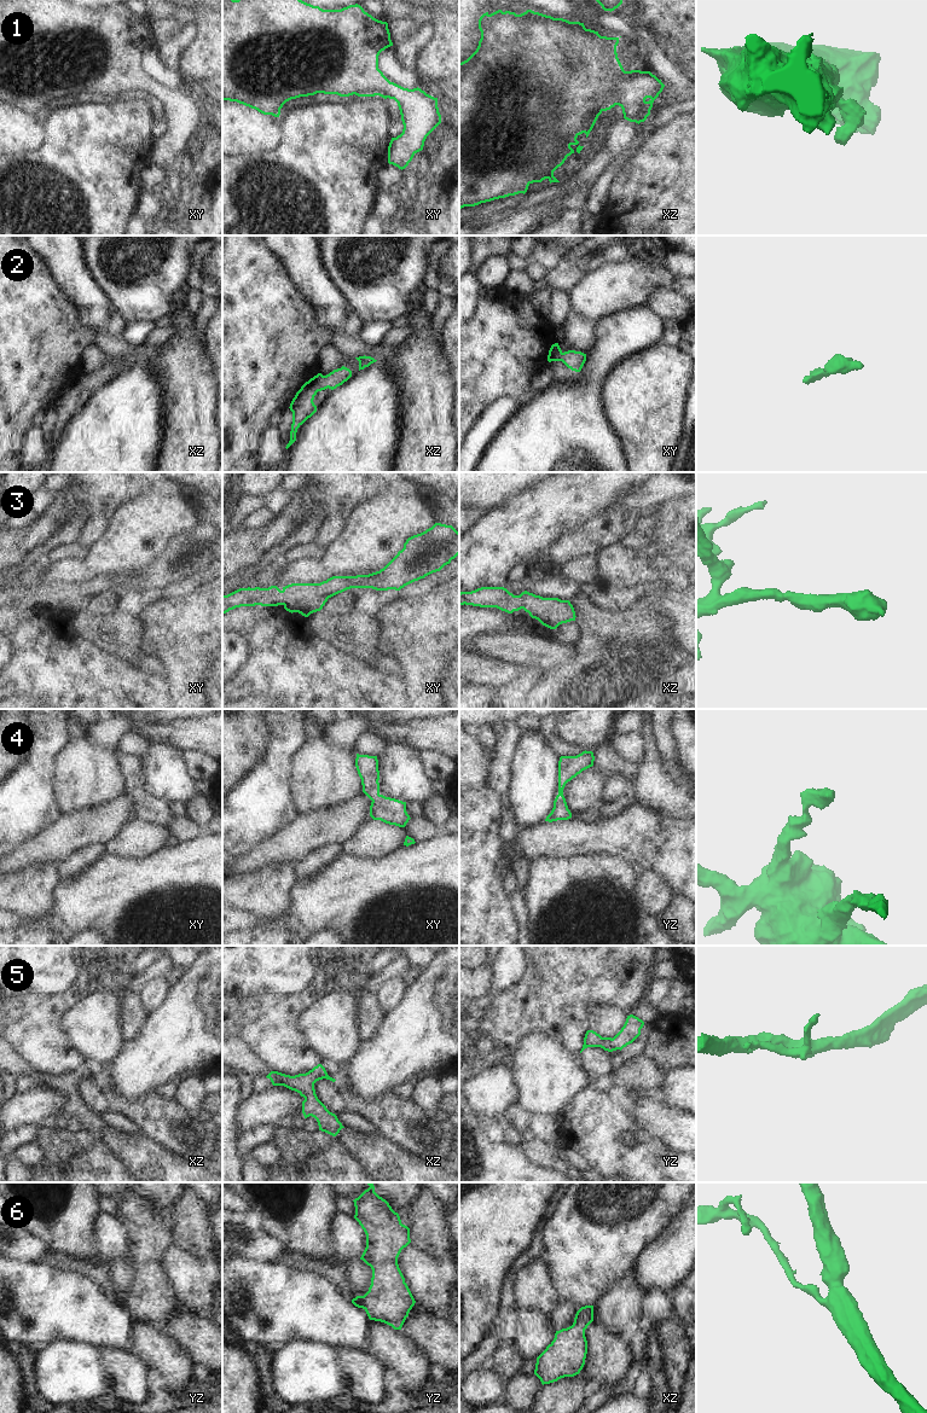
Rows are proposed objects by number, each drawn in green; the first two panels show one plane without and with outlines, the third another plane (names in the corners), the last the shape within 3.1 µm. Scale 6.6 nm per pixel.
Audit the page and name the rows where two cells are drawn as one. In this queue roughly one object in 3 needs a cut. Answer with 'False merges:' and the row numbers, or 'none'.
False merges: none

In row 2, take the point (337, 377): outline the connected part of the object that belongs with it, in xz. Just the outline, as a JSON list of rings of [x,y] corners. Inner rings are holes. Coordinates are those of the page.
[[[342,366],[326,376],[318,373],[301,386],[289,407],[292,412],[292,424],[290,441],[285,447],[286,449],[296,441],[297,429],[317,412],[317,406],[313,402],[317,392],[328,388],[334,390],[350,377],[352,371]]]

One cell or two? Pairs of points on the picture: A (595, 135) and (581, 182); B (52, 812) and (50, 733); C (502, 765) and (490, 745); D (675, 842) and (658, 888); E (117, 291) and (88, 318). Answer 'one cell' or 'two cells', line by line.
A: two cells
B: one cell
C: two cells
D: two cells
E: two cells

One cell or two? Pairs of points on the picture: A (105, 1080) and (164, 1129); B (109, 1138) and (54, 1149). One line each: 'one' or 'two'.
A: one
B: two

